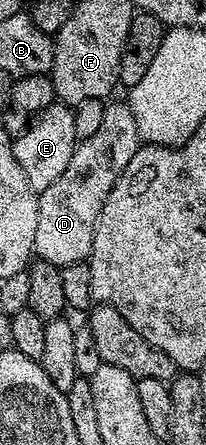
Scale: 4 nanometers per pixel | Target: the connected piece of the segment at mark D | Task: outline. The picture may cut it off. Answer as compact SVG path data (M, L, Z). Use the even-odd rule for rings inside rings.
M109 102L104 108L101 127L94 133L90 133L90 137L77 142L74 153L70 157L70 165L66 165L62 177L58 177L58 181L54 181L54 185L50 185L38 195L40 201L38 217L40 220L38 221L38 233L34 233L35 254L43 262L52 263L58 268L71 263L83 263L92 254L94 229L98 217L102 213L102 205L106 201L106 197L110 197L110 189L114 189L122 169L126 169L126 165L130 165L130 157L134 157L134 153L142 145L138 133L138 121L134 121L134 113L128 108L127 102L111 103Z

